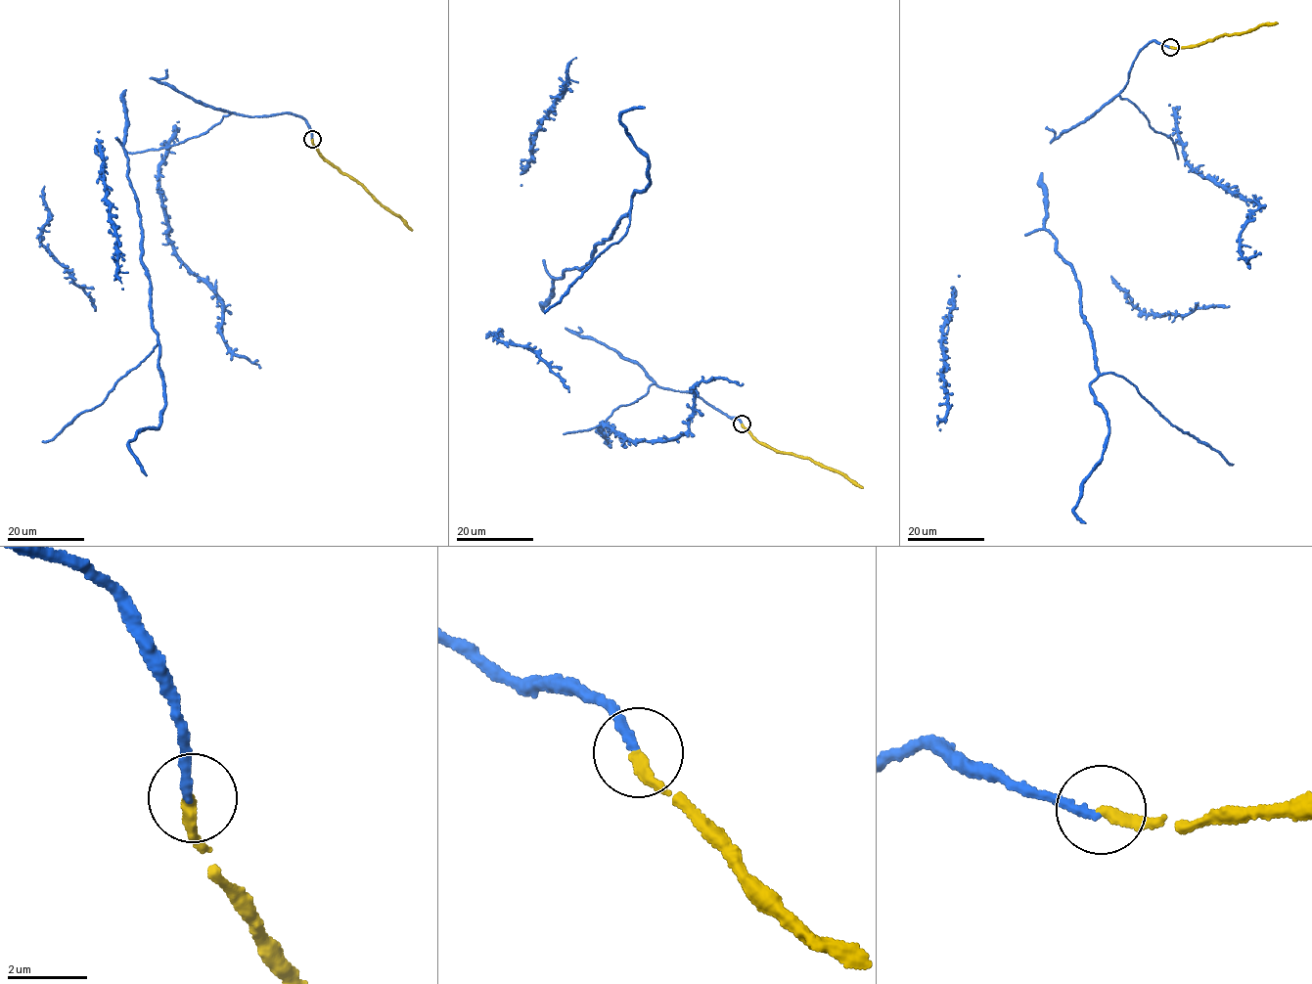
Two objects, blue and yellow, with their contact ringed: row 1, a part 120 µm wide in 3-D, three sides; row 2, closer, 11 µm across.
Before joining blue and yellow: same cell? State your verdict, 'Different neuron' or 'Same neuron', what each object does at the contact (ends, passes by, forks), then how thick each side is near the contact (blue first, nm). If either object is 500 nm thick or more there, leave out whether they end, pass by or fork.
Same neuron. At the ring blue ends. At the ring yellow ends. Thickness 200 nm (blue) against 320 nm

